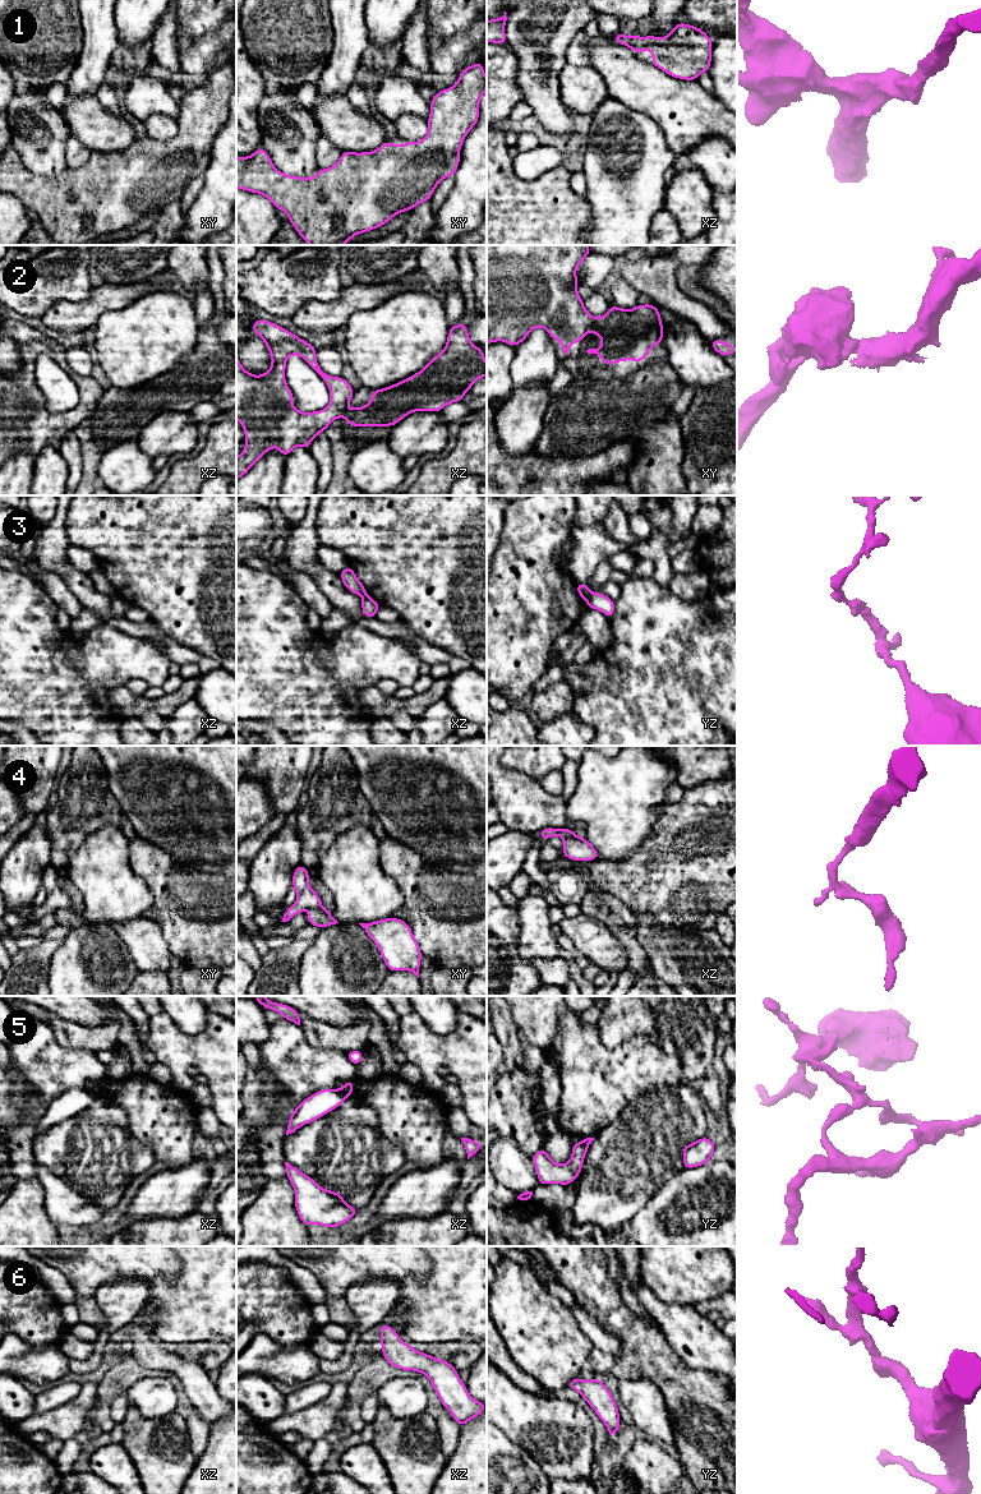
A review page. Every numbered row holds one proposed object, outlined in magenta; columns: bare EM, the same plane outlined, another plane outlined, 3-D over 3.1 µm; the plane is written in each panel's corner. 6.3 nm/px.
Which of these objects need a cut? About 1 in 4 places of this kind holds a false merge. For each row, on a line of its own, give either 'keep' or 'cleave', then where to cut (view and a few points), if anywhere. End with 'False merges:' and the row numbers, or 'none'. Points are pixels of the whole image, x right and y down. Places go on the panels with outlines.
1: keep; cut none
2: cleave; cut xy (597, 318), (590, 328)
3: cleave; cut yz (590, 591), (585, 599)
4: cleave; cut xz (574, 834), (563, 839)
5: cleave; cut xz (340, 1089), (346, 1096)
6: keep; cut none
False merges: 2, 3, 4, 5

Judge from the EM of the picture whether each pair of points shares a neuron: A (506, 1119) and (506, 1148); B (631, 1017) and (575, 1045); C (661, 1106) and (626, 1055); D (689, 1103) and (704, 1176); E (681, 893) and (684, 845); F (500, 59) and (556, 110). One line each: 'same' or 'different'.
A: different
B: different
C: different
D: different
E: same
F: different

